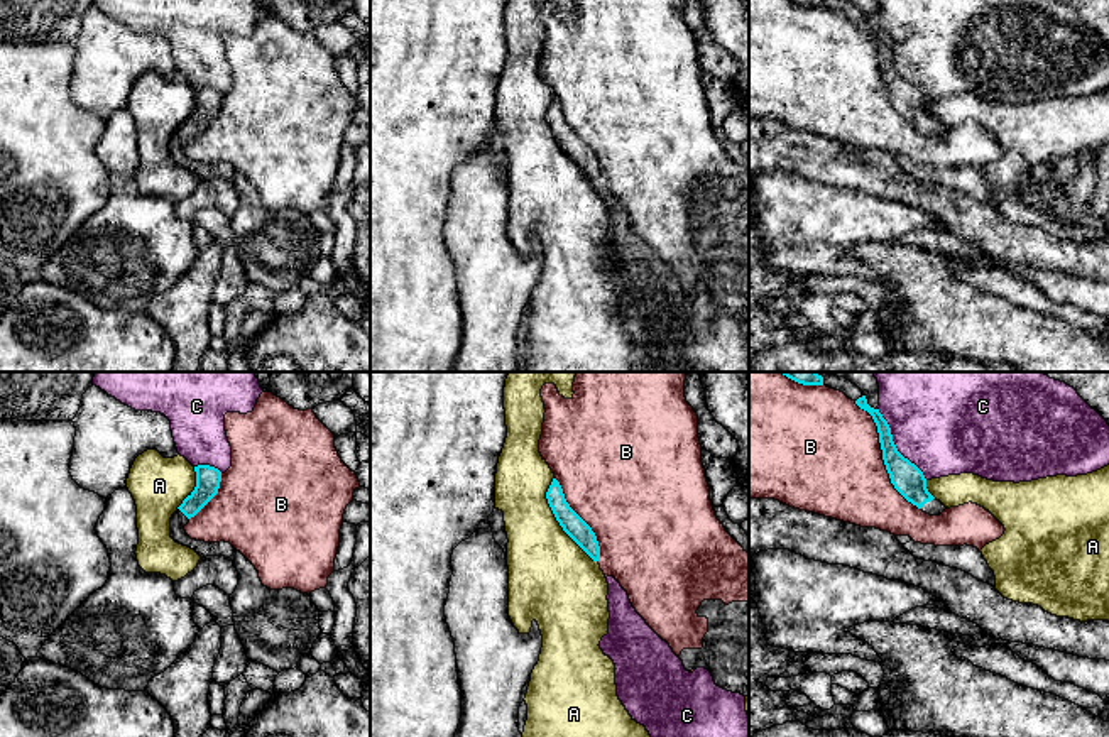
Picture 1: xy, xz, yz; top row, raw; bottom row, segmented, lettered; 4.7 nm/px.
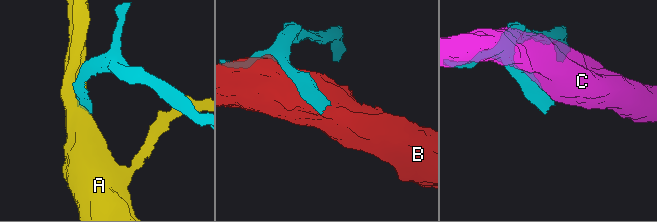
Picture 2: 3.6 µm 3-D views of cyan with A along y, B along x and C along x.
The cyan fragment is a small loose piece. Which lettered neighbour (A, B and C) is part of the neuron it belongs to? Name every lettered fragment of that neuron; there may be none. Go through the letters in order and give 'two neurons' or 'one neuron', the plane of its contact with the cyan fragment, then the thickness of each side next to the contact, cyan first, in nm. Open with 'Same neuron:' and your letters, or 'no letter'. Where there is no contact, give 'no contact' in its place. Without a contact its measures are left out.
Same neuron: no letter
A: two neurons; meets cyan in xz; 100 nm thick on the cyan side, 380 nm on the other
B: two neurons; meets cyan in yz; 150 nm thick on the cyan side, 500 nm on the other
C: two neurons; meets cyan in yz; 150 nm thick on the cyan side, 460 nm on the other

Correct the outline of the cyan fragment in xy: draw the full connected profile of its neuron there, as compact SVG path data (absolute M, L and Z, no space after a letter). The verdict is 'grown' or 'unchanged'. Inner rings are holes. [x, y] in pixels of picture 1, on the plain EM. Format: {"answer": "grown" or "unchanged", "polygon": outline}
{"answer": "grown", "polygon": "M198 86L194 88L194 93L194 112L183 122L171 139L171 159L179 166L194 171L201 179L225 177L233 183L237 171L230 164L196 162L191 161L184 152L184 147L189 144L189 140L194 139L218 115L221 103L221 93L215 88Z"}

